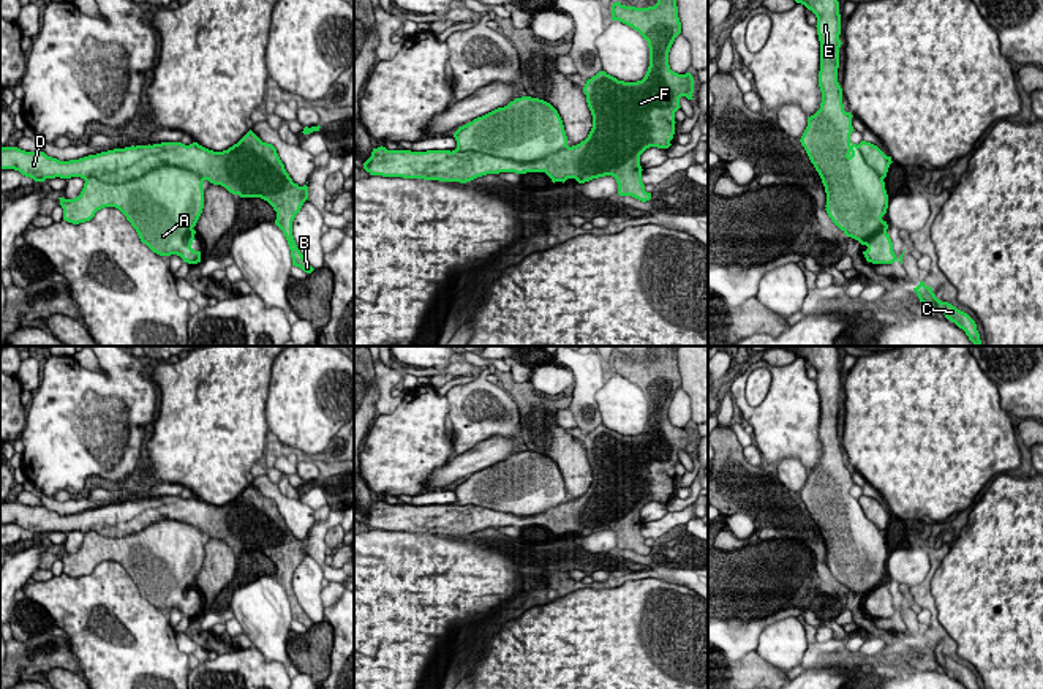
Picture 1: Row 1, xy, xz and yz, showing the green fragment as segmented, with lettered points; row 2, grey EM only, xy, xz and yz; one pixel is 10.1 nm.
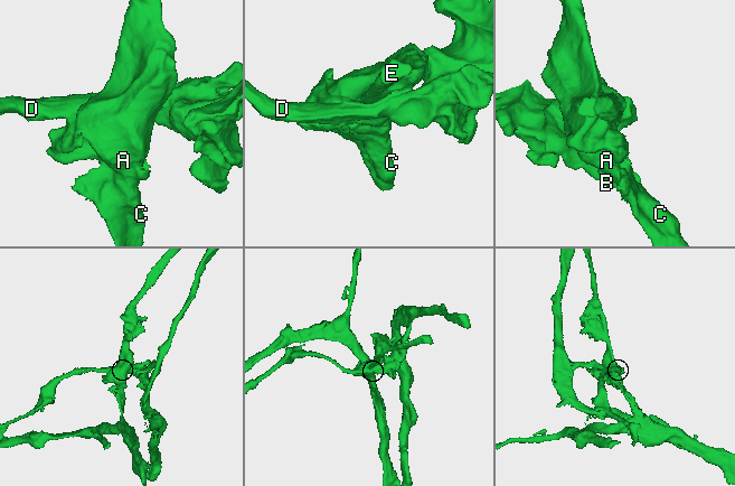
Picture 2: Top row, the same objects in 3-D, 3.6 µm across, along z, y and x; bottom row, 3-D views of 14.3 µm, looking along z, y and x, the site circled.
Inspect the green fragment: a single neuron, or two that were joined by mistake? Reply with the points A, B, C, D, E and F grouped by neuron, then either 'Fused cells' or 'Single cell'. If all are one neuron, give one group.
Groups: A C E / B D F. Fused cells

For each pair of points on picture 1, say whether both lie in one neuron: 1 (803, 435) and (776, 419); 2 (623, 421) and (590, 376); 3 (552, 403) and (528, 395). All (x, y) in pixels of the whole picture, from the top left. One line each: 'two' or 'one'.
1: one
2: two
3: one

